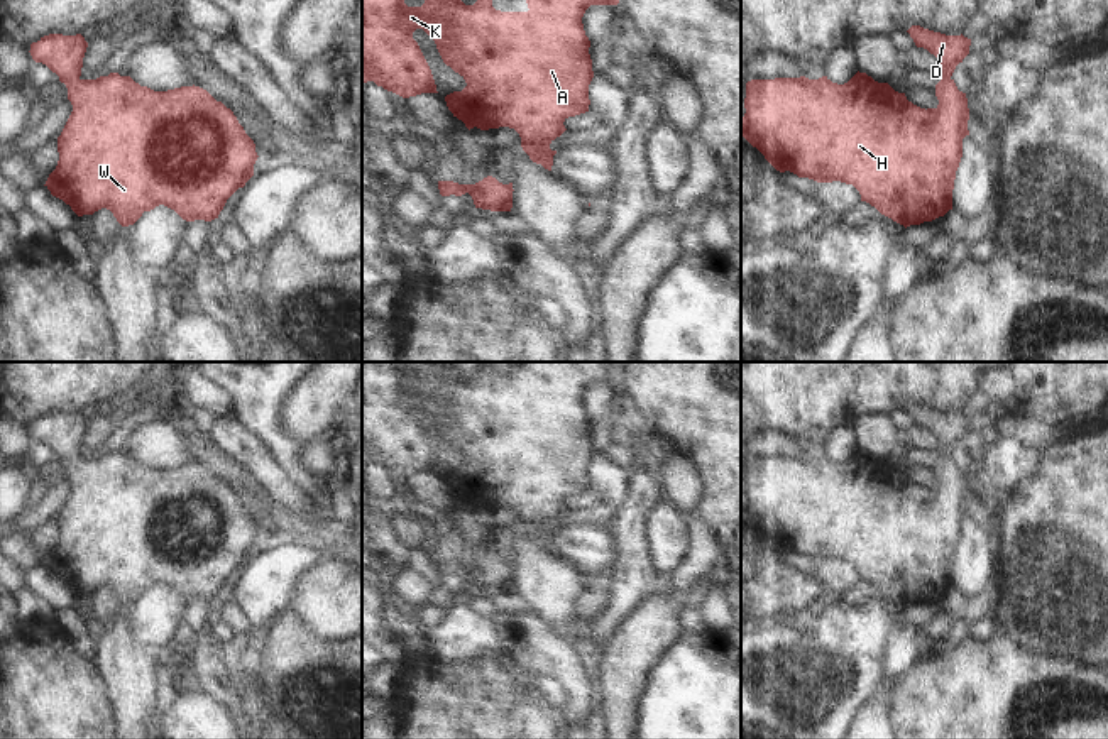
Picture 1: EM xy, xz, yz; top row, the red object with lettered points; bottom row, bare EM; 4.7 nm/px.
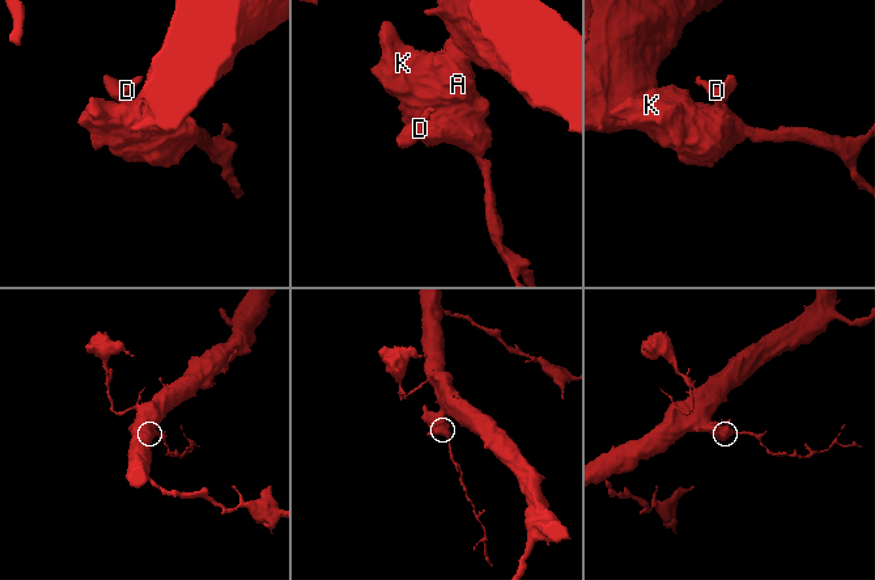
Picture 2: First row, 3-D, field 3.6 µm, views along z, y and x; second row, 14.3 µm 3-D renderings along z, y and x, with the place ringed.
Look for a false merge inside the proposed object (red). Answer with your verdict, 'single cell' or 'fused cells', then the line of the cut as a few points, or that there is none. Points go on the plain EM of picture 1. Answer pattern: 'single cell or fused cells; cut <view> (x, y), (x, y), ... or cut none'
single cell; cut none

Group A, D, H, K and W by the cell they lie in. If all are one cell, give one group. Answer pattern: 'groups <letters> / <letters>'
groups A D H K W

